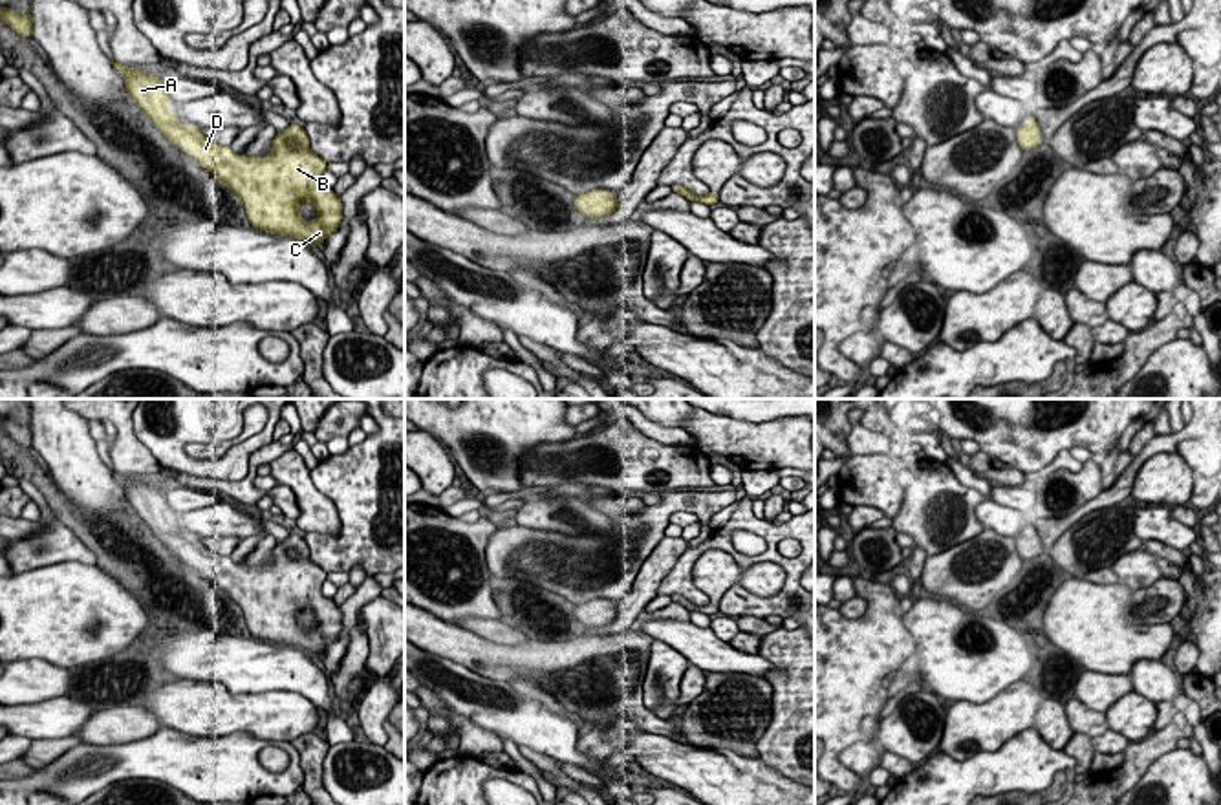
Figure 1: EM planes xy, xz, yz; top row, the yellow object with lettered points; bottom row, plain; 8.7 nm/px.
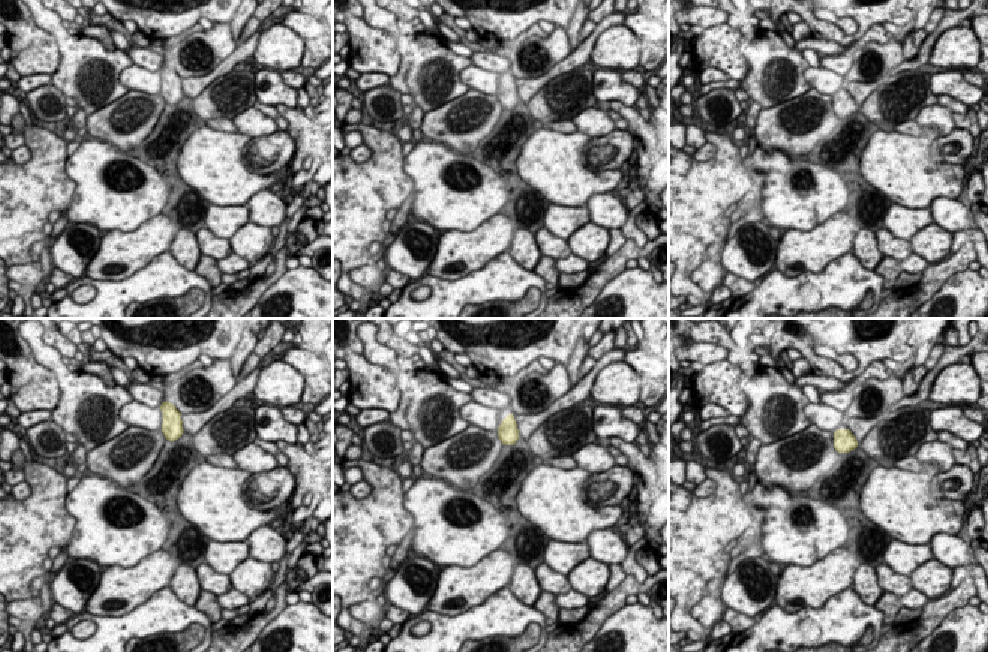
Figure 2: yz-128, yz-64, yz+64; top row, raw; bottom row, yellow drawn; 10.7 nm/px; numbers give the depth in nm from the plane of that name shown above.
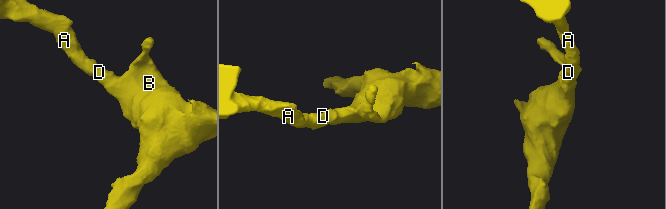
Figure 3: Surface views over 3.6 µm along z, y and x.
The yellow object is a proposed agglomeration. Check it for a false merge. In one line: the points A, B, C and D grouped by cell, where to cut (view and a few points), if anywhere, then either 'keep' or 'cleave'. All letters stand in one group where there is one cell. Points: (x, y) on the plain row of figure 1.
A B C D | no cut | keep

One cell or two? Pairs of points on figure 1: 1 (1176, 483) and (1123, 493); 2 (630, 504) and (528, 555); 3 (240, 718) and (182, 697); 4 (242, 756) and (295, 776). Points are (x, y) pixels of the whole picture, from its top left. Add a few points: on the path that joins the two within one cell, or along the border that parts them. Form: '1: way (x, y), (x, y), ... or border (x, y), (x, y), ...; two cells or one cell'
1: border (1156, 454), (1137, 472), (1130, 500); two cells
2: border (647, 505), (612, 518); two cells
3: way (226, 712), (196, 708); one cell
4: way (253, 769), (264, 780), (282, 780); one cell

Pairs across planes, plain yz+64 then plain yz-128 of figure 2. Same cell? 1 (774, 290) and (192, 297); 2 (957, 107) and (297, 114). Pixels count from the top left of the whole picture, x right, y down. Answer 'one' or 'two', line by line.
1: two
2: one

